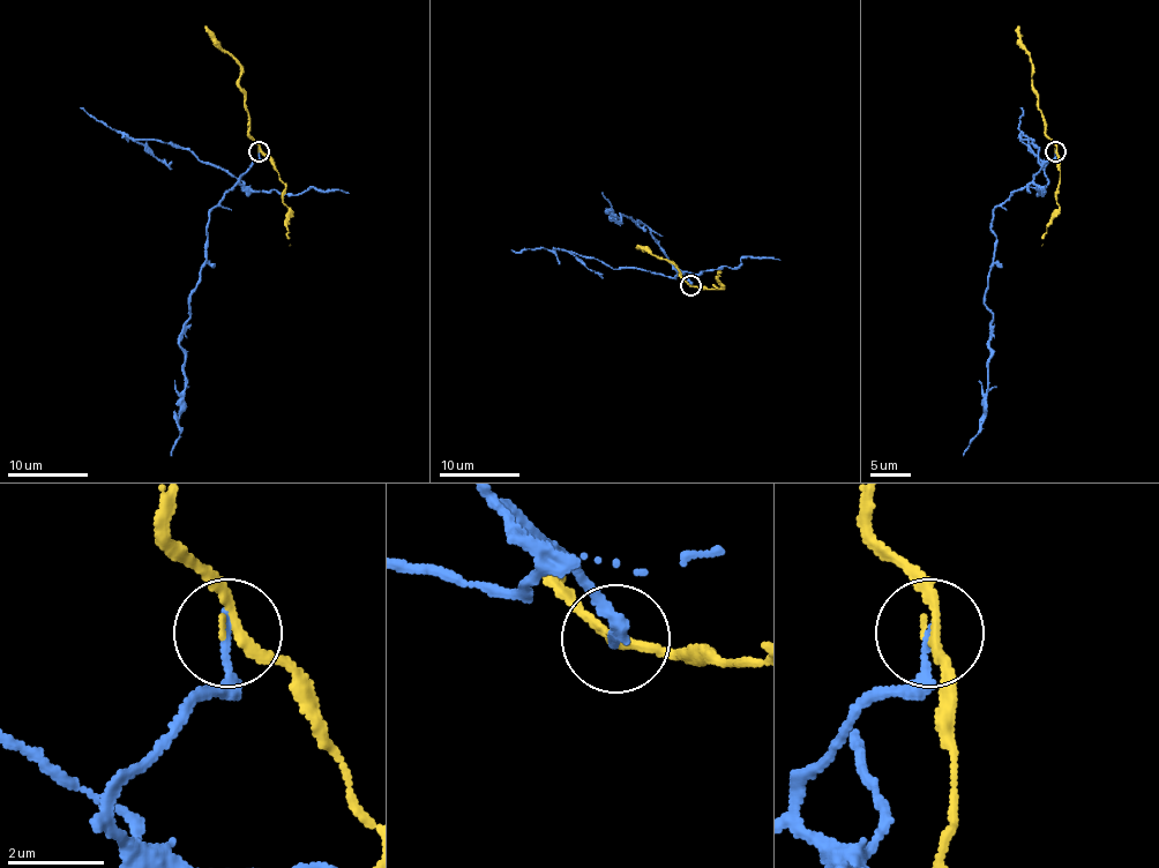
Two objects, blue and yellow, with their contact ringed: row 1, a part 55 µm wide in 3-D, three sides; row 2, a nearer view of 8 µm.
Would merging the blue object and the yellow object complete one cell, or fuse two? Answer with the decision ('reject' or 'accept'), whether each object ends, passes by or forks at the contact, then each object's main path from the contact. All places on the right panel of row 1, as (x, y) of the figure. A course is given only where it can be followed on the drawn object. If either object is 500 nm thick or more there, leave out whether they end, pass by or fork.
reject | blue ends | yellow passes by | blue via (1055, 150), (1053, 158), (993, 212), (995, 263), (985, 297), (993, 321), (988, 389), (980, 432), (963, 456) | yellow via (1055, 150), (1045, 134), (1045, 118), (1031, 84), (1029, 52), (1017, 25)

